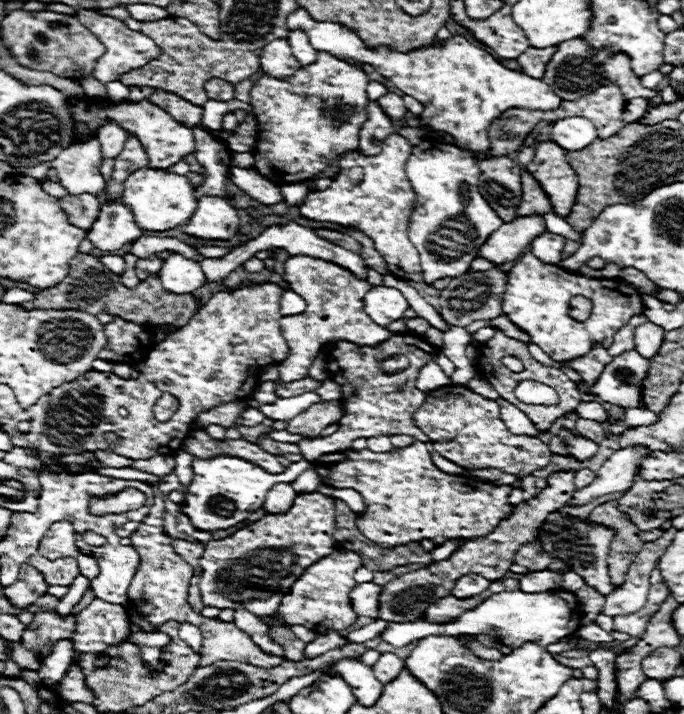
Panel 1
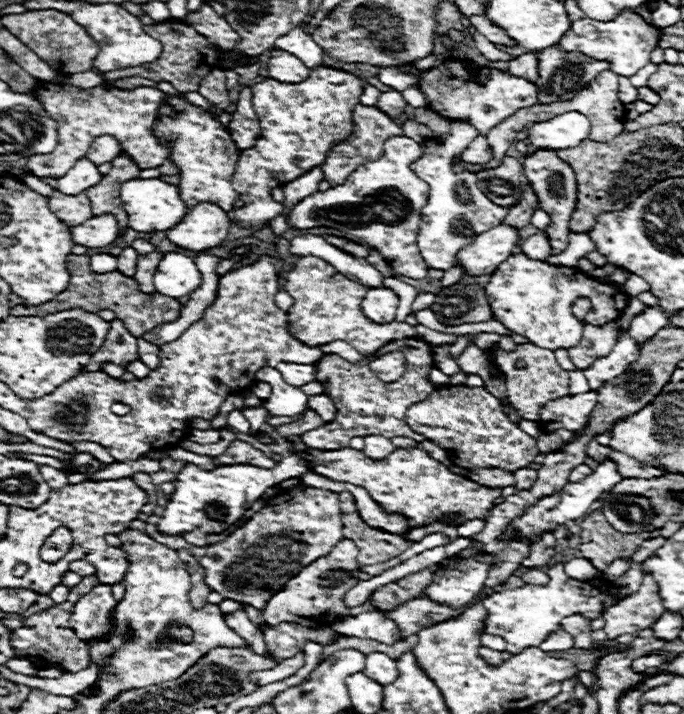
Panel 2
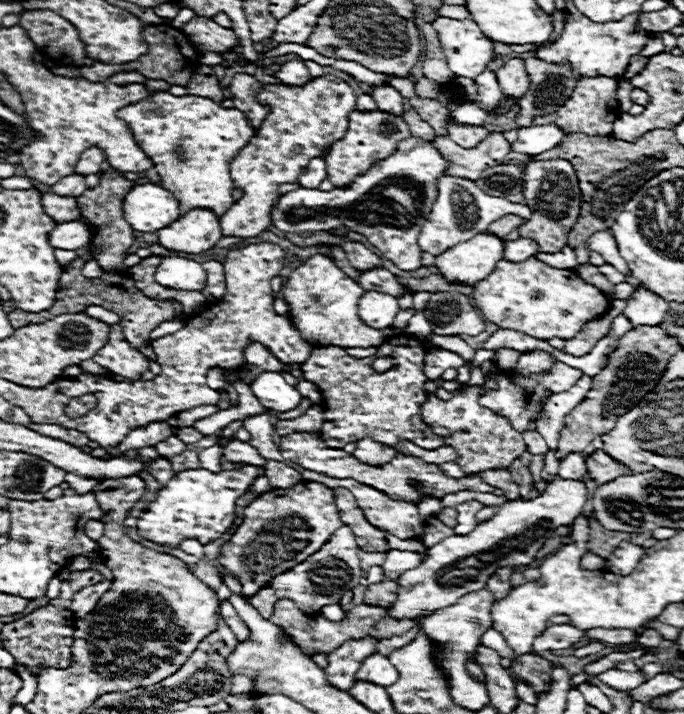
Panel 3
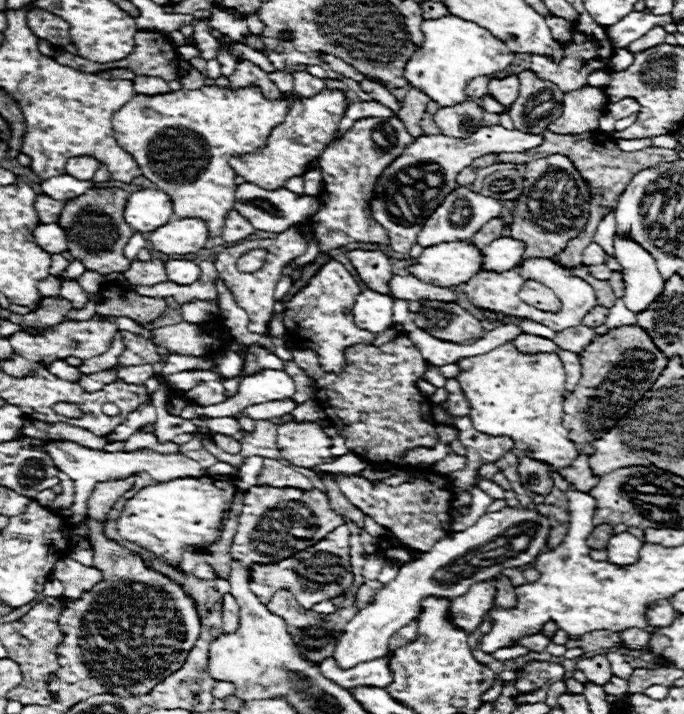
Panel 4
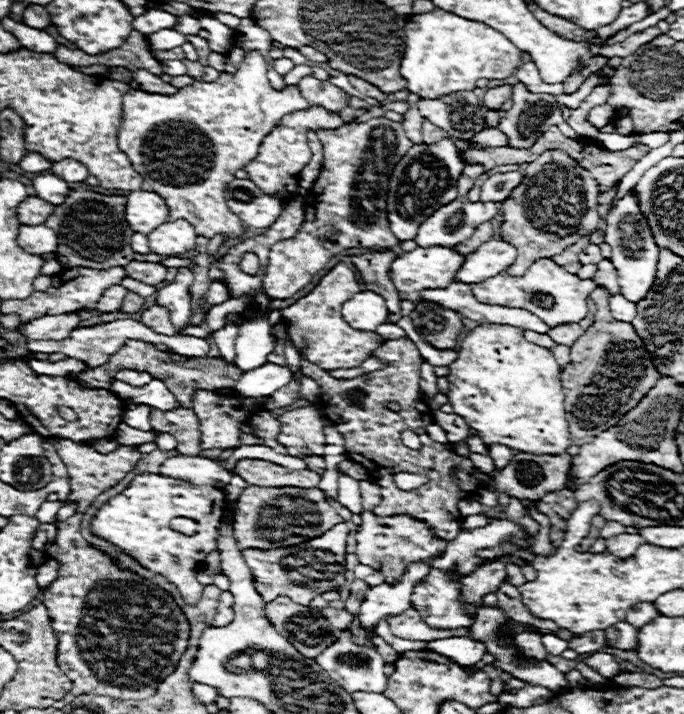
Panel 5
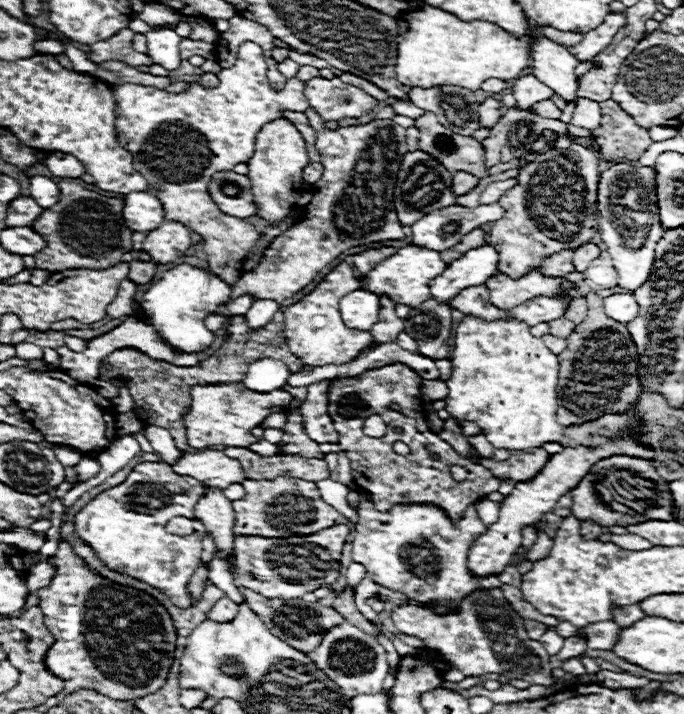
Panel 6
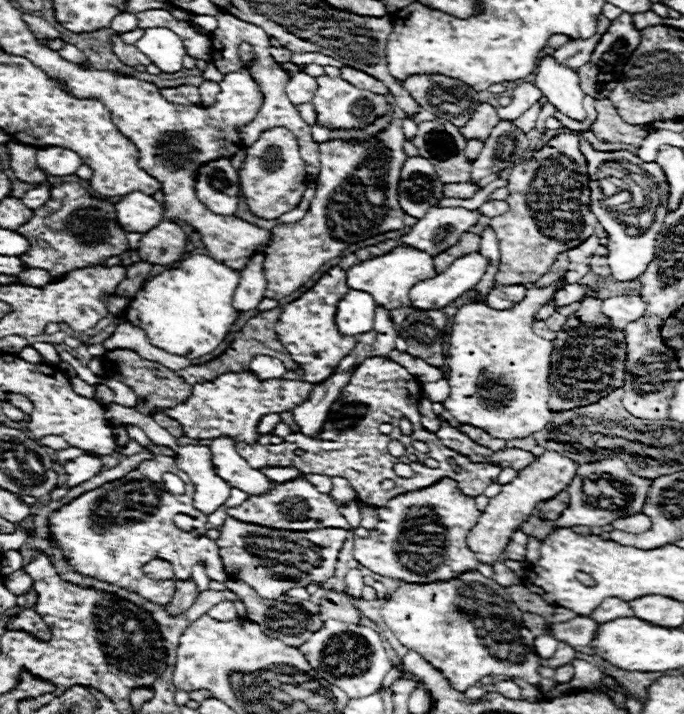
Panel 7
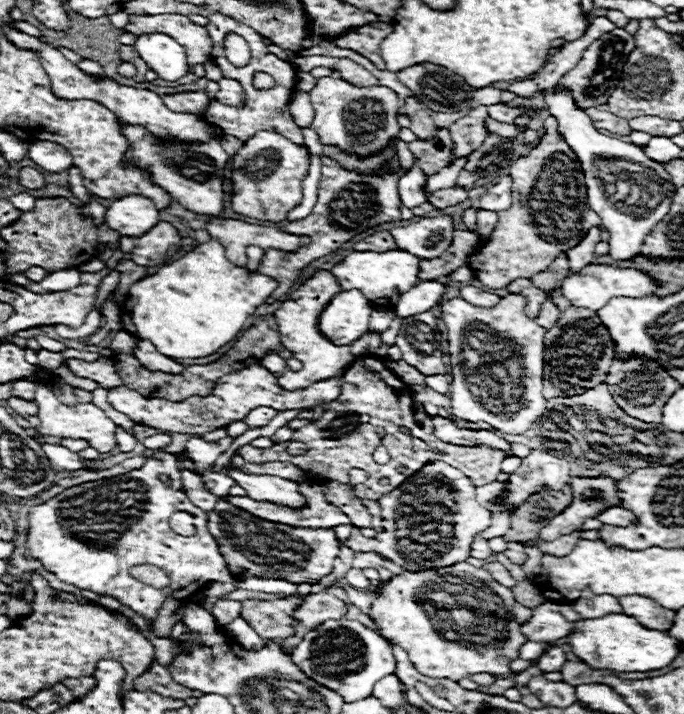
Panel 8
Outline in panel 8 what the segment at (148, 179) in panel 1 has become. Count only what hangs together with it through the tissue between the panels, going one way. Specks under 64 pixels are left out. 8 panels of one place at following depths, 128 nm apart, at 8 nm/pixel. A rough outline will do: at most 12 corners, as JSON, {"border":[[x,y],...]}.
{"border":[[124,196],[106,212],[122,236],[146,234],[160,210],[146,196]]}

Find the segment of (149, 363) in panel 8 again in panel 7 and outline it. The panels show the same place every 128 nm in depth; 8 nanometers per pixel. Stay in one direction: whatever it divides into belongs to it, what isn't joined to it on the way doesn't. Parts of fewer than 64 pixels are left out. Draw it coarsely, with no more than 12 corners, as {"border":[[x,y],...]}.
{"border":[[128,320],[102,342],[106,350],[134,350],[170,370],[190,366],[188,358],[156,350]]}

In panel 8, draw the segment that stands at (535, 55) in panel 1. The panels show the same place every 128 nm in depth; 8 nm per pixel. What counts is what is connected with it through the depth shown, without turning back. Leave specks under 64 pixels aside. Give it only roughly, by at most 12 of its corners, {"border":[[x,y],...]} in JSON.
{"border":[[478,106],[450,126],[456,158],[488,136],[488,108]]}

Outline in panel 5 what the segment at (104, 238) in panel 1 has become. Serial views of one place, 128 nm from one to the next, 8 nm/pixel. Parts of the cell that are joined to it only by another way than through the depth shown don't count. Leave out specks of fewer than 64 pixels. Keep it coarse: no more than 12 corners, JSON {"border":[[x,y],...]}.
{"border":[[44,224],[20,226],[18,242],[30,254],[58,250],[58,234]]}

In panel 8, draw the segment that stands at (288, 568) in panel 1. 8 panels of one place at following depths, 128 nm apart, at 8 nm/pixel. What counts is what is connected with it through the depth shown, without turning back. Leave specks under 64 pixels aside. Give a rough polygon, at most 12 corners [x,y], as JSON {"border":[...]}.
{"border":[[302,482],[300,510],[228,496],[252,516],[286,526],[334,528],[350,518],[326,502],[322,486]]}

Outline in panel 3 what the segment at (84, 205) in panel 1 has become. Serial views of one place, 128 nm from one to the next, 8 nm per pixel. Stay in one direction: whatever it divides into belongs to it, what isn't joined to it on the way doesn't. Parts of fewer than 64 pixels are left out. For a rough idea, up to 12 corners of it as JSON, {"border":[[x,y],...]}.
{"border":[[42,194],[42,206],[58,224],[80,218],[76,198]]}

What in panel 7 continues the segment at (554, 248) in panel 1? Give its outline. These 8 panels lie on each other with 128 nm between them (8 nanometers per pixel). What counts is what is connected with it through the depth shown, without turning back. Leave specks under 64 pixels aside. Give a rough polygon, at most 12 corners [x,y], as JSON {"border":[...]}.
{"border":[[466,254],[412,288],[414,308],[436,310],[474,288],[488,260]]}

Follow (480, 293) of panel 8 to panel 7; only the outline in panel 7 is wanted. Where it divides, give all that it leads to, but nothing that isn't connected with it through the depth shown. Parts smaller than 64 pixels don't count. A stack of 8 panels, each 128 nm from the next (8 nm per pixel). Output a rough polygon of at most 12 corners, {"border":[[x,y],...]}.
{"border":[[496,284],[486,304],[496,310],[512,308],[526,296],[526,286]]}

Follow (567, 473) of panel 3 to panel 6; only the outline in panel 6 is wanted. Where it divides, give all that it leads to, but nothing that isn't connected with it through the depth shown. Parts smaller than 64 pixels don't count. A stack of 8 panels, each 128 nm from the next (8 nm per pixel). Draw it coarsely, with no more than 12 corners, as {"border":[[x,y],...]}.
{"border":[[516,320],[456,328],[446,410],[492,446],[542,448],[558,360]]}

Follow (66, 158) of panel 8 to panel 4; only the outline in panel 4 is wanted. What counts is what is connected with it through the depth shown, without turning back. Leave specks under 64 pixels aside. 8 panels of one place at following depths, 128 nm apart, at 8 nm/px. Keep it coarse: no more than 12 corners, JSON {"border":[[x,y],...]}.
{"border":[[76,156],[66,162],[74,178],[94,178],[100,162],[92,156]]}

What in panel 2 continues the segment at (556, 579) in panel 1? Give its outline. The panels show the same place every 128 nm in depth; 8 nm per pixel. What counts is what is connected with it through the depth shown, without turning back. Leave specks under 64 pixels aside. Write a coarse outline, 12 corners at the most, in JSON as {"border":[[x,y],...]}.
{"border":[[530,568],[522,574],[524,584],[550,582],[550,576],[540,568]]}

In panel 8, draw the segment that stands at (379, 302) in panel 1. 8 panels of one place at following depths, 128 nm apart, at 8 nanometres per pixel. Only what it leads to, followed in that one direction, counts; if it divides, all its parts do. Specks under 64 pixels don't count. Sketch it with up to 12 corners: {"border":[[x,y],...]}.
{"border":[[360,290],[336,294],[320,316],[334,344],[368,332],[370,300]]}

